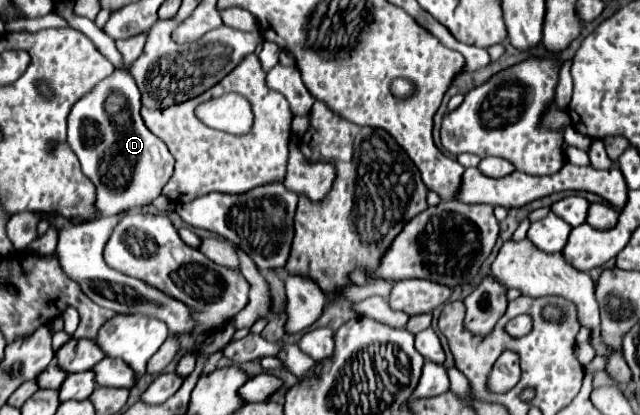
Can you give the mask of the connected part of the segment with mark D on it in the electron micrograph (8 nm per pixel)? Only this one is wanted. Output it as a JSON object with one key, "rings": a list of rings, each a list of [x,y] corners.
{"rings":[[[116,67],[112,75],[96,83],[90,93],[86,93],[82,99],[74,103],[72,113],[68,117],[66,141],[80,159],[84,175],[96,185],[98,217],[116,215],[128,209],[140,209],[152,203],[160,195],[160,189],[166,185],[174,171],[174,157],[170,155],[168,147],[144,125],[140,117],[140,93],[134,79],[124,67]]]}

